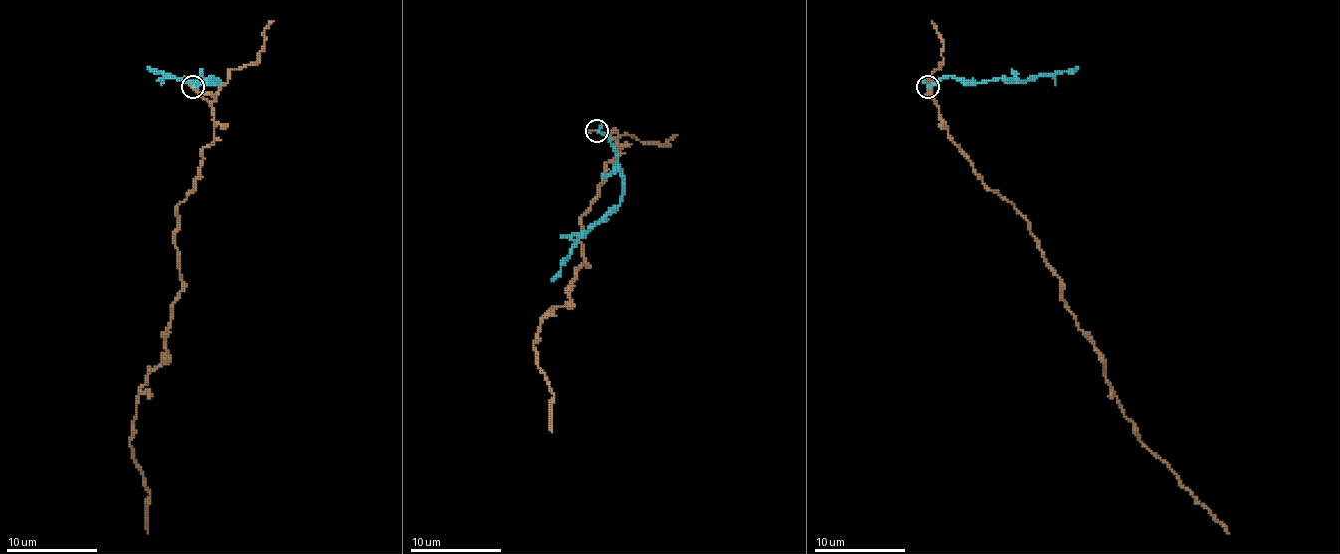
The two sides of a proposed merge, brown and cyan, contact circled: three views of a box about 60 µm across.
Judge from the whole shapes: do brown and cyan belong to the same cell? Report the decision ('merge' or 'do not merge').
do not merge

